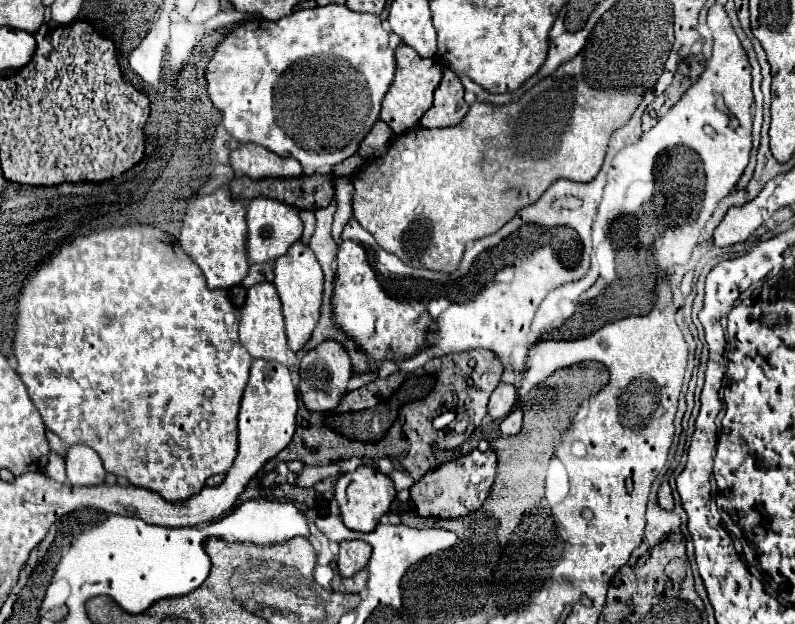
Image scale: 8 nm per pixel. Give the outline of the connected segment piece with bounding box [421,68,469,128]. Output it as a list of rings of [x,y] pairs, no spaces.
[[[443,70],[443,80],[435,90],[435,102],[421,118],[421,126],[425,128],[443,128],[455,126],[467,114],[469,104],[463,100],[463,86],[453,70]]]

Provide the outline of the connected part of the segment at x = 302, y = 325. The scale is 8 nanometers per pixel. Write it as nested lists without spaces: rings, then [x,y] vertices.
[[[297,242],[289,248],[289,252],[275,260],[275,288],[283,302],[283,316],[287,324],[287,344],[293,354],[301,352],[309,342],[319,316],[321,316],[321,302],[323,302],[323,270],[311,252],[309,246]]]

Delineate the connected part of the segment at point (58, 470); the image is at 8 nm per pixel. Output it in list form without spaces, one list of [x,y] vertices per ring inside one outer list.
[[[49,450],[49,462],[45,466],[45,472],[55,482],[65,482],[67,480],[67,476],[65,476],[65,460],[63,460],[63,456],[59,452]]]

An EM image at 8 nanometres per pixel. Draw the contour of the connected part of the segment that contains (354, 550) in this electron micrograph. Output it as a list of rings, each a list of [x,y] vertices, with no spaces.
[[[349,540],[349,542],[341,542],[341,550],[339,550],[339,572],[341,576],[353,576],[355,572],[363,570],[367,566],[371,558],[371,544],[363,542],[363,540]]]

